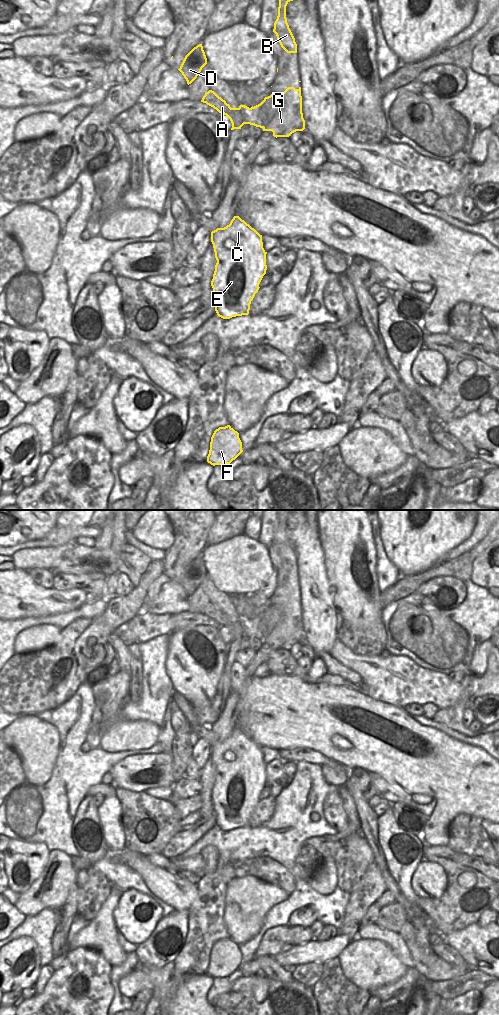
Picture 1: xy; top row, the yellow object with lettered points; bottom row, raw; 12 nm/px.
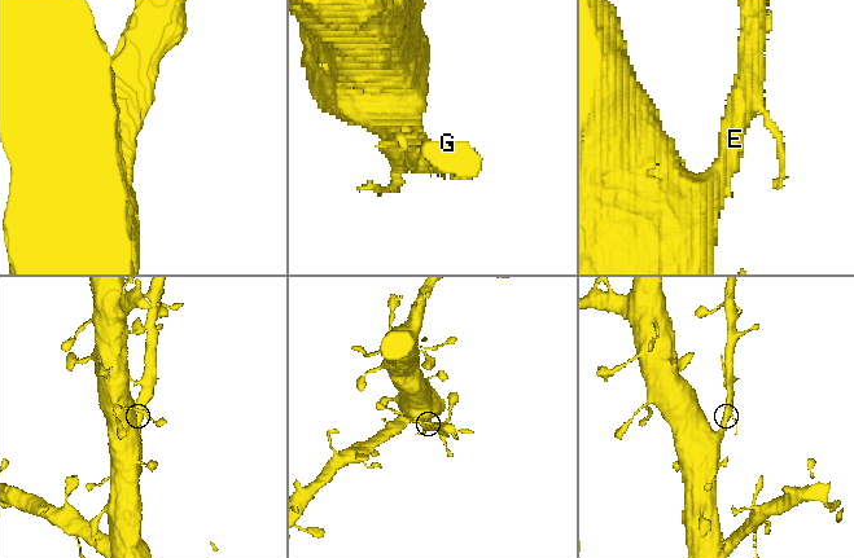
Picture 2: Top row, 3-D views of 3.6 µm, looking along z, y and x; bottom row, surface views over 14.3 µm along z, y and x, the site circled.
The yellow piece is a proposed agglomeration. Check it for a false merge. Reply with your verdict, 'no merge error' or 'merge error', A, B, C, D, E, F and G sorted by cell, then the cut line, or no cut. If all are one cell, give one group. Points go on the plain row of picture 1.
merge error | A D / B C E F G | xy (231, 620), (223, 625)

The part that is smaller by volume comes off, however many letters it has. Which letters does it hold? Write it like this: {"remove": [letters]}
{"remove": ["A", "D"]}

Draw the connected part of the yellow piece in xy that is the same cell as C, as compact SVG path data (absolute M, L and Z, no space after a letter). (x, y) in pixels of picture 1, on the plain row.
M234 728L230 736L224 740L217 740L211 744L211 754L213 756L217 775L211 798L215 812L215 823L223 831L230 831L236 828L248 827L250 816L255 806L259 802L259 796L266 786L266 766L263 760L262 747L254 740L242 732L239 728Z

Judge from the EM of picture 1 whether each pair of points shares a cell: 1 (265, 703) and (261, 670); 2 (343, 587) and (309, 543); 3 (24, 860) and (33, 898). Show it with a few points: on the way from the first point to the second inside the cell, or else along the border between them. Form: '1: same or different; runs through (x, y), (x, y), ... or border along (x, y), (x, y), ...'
1: different; border along (272, 673), (266, 676), (253, 675)
2: different; border along (319, 540), (324, 554), (326, 577), (331, 586)
3: different; border along (44, 867), (34, 882), (19, 895)

